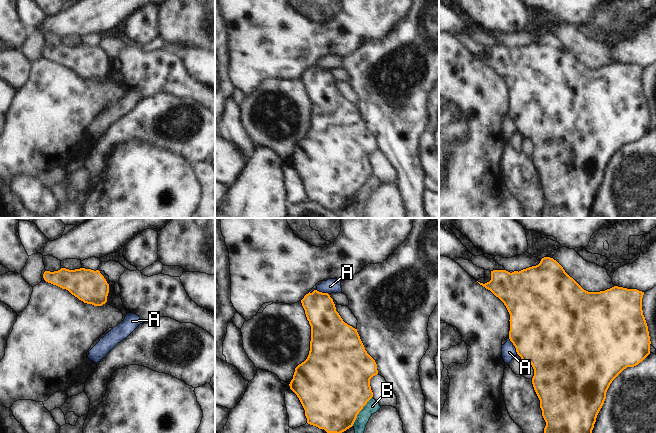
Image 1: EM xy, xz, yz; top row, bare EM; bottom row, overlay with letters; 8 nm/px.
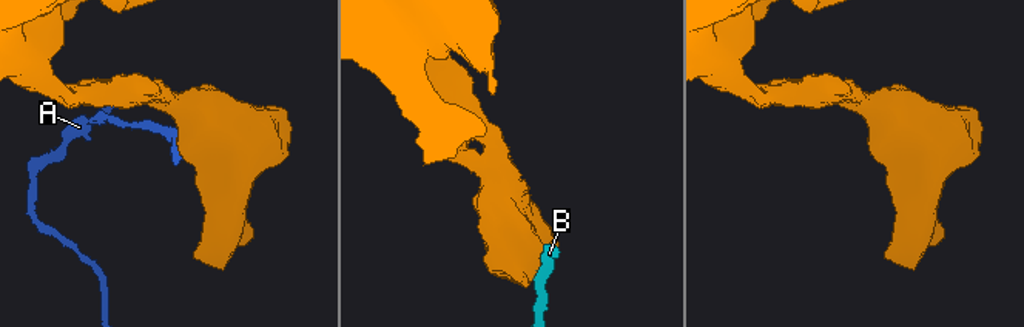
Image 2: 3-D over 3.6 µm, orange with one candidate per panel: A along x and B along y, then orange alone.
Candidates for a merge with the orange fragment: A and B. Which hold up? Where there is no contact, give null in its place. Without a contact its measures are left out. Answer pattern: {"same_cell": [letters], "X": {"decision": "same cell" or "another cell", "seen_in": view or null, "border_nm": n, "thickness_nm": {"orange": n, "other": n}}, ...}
{"same_cell": [], "A": {"decision": "another cell", "seen_in": "yz", "border_nm": 150, "thickness_nm": {"orange": 500, "other": 110}}, "B": {"decision": "another cell", "seen_in": "xz", "border_nm": 300, "thickness_nm": {"orange": 500, "other": 110}}}

